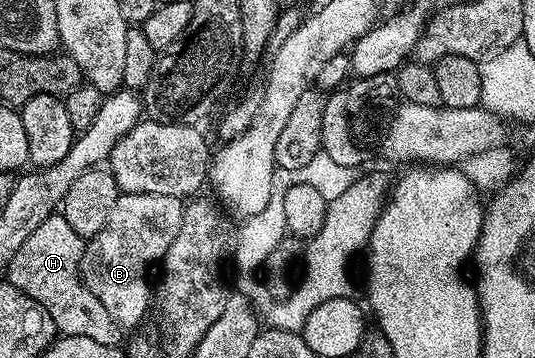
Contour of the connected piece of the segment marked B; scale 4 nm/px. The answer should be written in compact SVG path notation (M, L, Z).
M119 193L108 224L86 242L86 251L82 253L82 282L108 308L108 316L118 326L140 325L146 309L149 306L151 309L152 282L146 279L146 273L153 262L163 261L180 232L183 207L183 199L176 196Z

